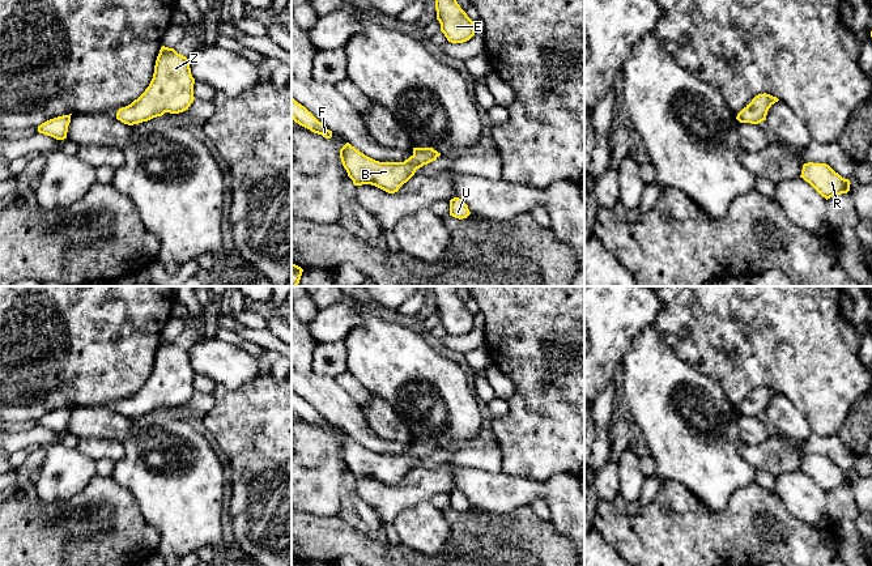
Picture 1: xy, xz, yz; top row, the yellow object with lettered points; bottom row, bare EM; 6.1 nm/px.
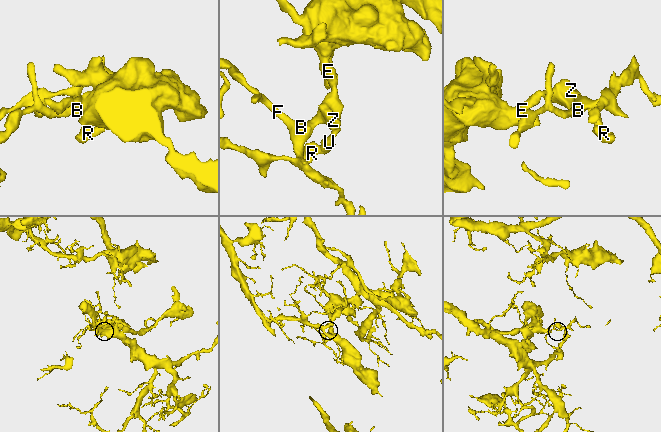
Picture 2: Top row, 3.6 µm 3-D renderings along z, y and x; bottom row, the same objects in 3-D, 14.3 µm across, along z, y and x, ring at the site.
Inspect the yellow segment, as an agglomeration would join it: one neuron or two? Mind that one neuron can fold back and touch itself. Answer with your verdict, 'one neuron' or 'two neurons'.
one neuron

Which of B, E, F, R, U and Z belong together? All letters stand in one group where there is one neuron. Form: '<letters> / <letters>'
B E F R U Z

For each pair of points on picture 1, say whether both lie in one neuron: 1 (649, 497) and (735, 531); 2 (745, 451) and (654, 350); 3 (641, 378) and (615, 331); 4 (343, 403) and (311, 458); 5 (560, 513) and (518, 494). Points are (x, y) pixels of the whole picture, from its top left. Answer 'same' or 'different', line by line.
1: different
2: different
3: different
4: different
5: same

